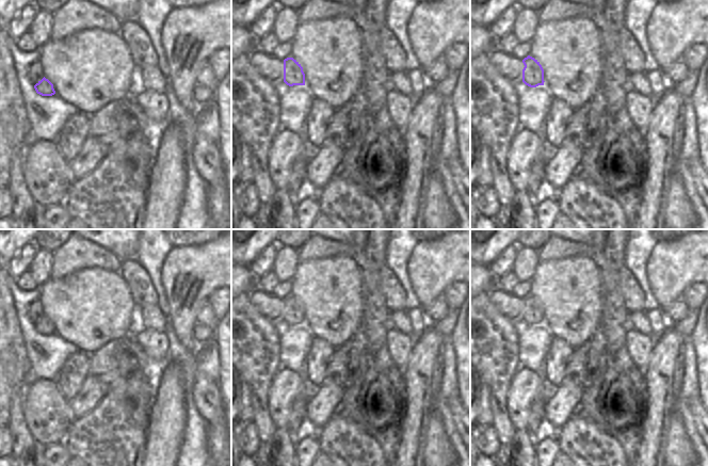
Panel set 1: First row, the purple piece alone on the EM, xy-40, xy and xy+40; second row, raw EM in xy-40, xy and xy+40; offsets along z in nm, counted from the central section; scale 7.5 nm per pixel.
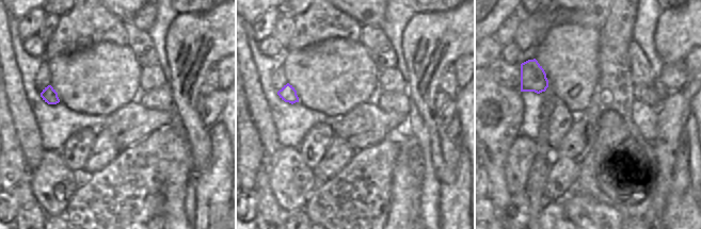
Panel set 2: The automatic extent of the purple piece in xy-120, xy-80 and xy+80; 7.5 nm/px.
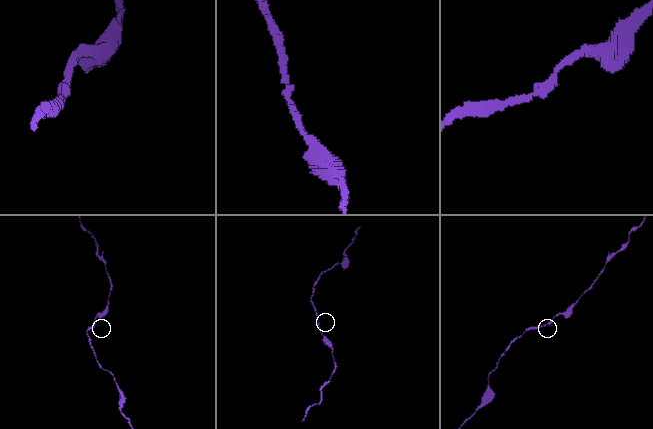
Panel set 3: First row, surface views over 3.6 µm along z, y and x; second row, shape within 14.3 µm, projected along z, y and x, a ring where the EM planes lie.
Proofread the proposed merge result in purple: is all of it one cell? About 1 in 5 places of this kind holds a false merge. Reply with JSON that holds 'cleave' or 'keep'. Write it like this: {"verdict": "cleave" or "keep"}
{"verdict": "keep"}

